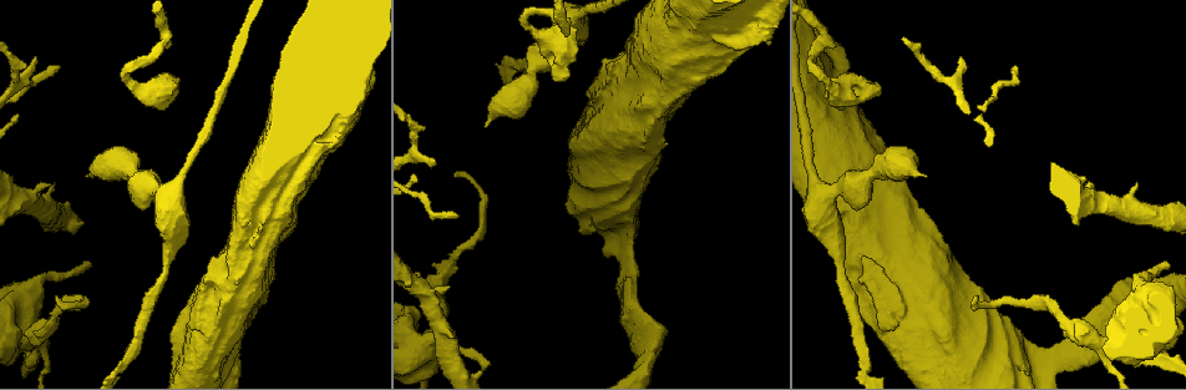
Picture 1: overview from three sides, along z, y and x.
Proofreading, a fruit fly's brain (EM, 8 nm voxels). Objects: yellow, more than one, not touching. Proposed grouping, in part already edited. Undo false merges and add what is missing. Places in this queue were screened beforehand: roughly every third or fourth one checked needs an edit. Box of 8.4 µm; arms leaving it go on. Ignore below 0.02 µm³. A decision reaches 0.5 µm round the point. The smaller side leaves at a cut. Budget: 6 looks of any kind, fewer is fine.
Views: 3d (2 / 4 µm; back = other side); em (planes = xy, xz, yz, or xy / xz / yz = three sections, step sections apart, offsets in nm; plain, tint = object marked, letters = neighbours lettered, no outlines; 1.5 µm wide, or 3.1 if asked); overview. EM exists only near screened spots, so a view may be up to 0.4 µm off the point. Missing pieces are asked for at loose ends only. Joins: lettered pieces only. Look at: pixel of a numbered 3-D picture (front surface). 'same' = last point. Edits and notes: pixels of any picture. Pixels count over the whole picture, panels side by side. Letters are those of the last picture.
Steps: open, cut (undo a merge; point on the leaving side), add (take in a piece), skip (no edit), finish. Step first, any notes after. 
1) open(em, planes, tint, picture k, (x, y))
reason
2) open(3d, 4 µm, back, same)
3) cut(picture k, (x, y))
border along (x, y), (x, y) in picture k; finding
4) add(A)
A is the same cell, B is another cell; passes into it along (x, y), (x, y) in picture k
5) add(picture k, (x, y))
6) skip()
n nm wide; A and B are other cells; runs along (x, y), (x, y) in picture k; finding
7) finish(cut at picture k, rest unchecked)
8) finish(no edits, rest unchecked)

open(3d, 4 µm, back, picture 1, (813, 188))
a narrow waist

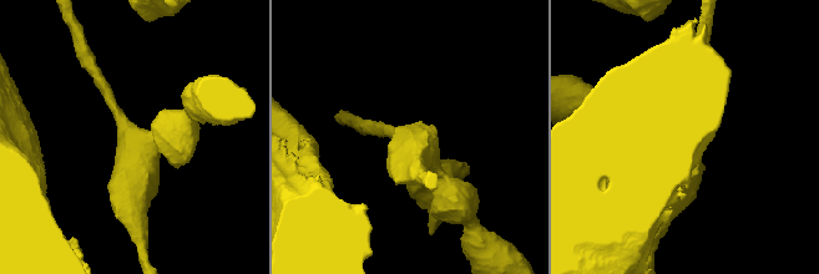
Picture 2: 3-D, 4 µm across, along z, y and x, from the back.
open(em, xz, step 4, letters, picture 2, (125, 138))
now the EM

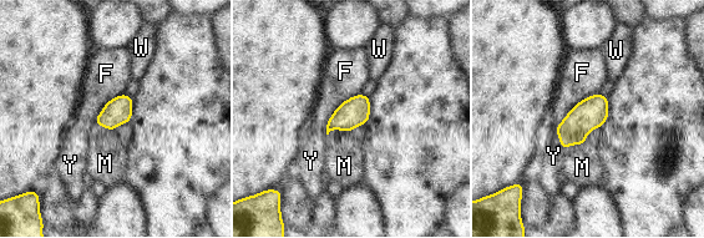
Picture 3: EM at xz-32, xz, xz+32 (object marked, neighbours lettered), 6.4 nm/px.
open(em, planes, letters, same)
cut it another way

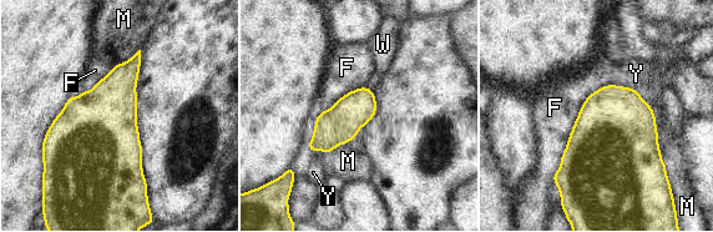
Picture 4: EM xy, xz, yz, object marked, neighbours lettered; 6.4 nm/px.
skip()
240 nm wide; F, M, W and Y are other cells; border along (603, 85), (583, 102), (552, 180) in picture 4; continuous, no second neuron

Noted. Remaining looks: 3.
open(3d, 4 µm, picture 1, (835, 91))

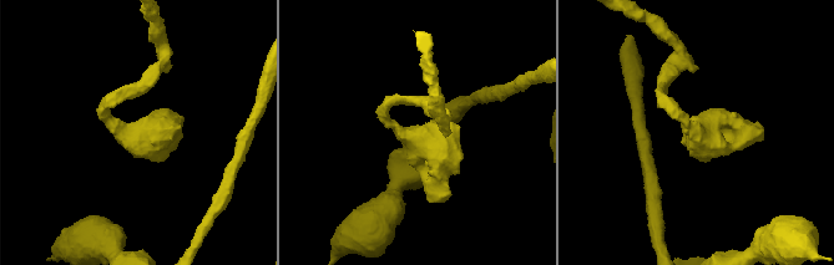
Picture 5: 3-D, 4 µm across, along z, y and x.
open(em, planes, letters, picture 5, (131, 135))

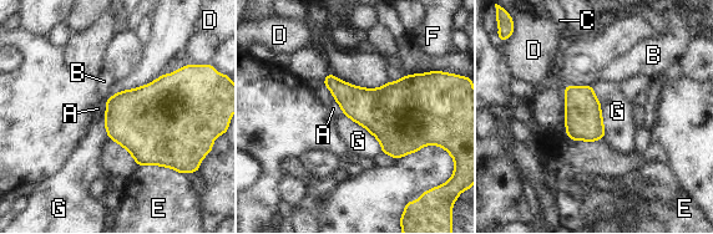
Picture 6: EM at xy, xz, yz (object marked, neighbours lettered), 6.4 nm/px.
skip()
A, B, C, D, E, F and G are other cells; border along (161, 74), (107, 98), (107, 137) in picture 6; all the same neuron

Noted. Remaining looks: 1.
finish(no edits, rest unchecked)

